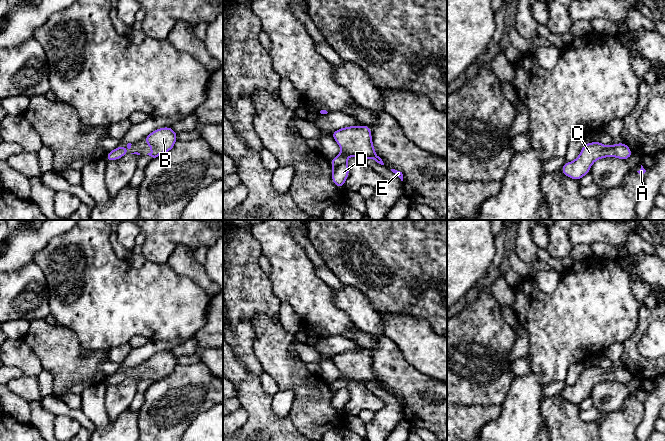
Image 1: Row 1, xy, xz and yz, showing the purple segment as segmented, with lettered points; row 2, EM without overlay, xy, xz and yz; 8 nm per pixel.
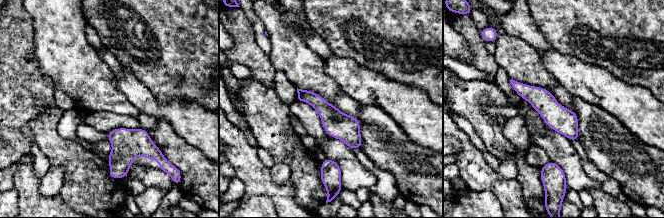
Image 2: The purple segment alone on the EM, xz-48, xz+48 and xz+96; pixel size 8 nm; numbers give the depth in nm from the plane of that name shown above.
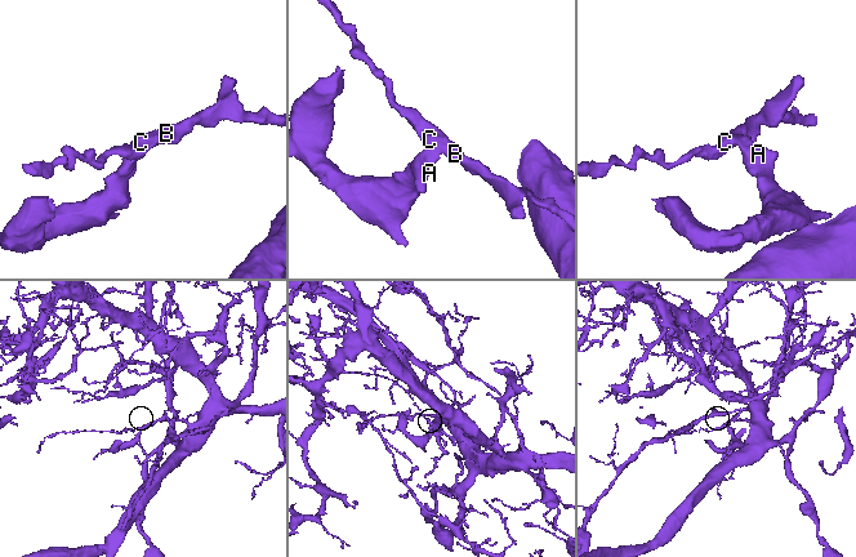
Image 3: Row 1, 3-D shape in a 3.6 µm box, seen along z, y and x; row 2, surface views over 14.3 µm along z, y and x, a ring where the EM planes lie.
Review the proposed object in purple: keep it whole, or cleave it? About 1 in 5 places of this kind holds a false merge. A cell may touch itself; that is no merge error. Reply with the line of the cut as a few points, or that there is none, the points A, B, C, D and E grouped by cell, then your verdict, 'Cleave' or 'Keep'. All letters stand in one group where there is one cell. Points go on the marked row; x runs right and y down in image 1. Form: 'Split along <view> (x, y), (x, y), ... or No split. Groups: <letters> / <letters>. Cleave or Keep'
No split. Groups: A B C D E. Keep

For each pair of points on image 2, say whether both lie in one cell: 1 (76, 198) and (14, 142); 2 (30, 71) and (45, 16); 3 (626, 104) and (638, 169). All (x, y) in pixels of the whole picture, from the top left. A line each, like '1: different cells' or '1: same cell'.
1: different cells
2: different cells
3: different cells

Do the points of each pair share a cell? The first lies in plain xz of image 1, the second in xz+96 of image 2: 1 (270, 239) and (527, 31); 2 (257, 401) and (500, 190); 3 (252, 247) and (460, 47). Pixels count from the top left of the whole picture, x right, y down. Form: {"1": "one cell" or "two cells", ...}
{"1": "two cells", "2": "one cell", "3": "two cells"}

